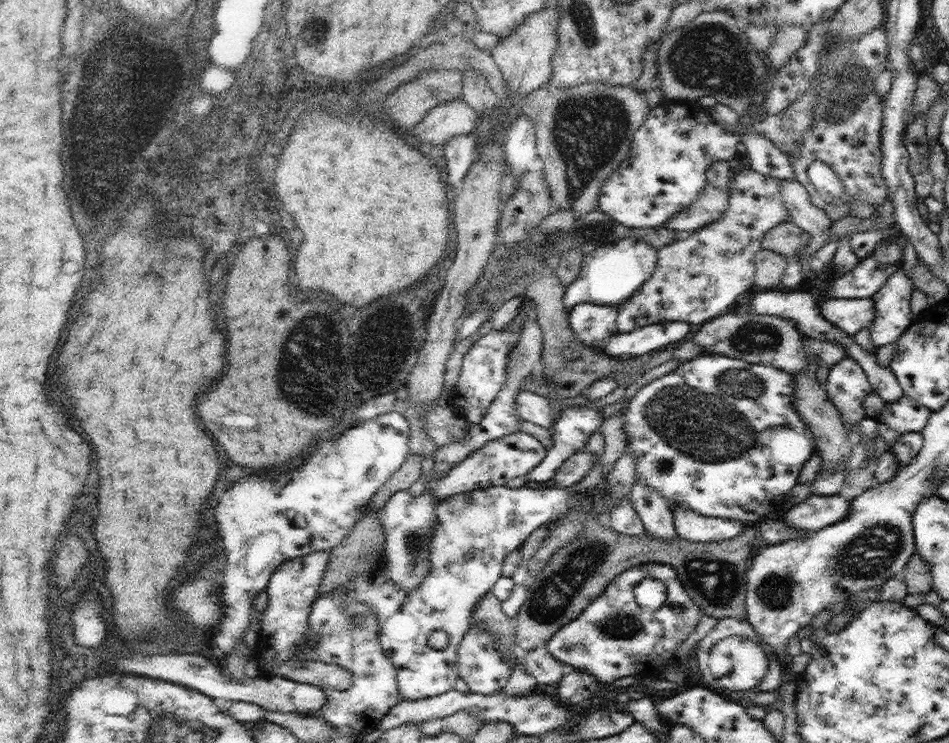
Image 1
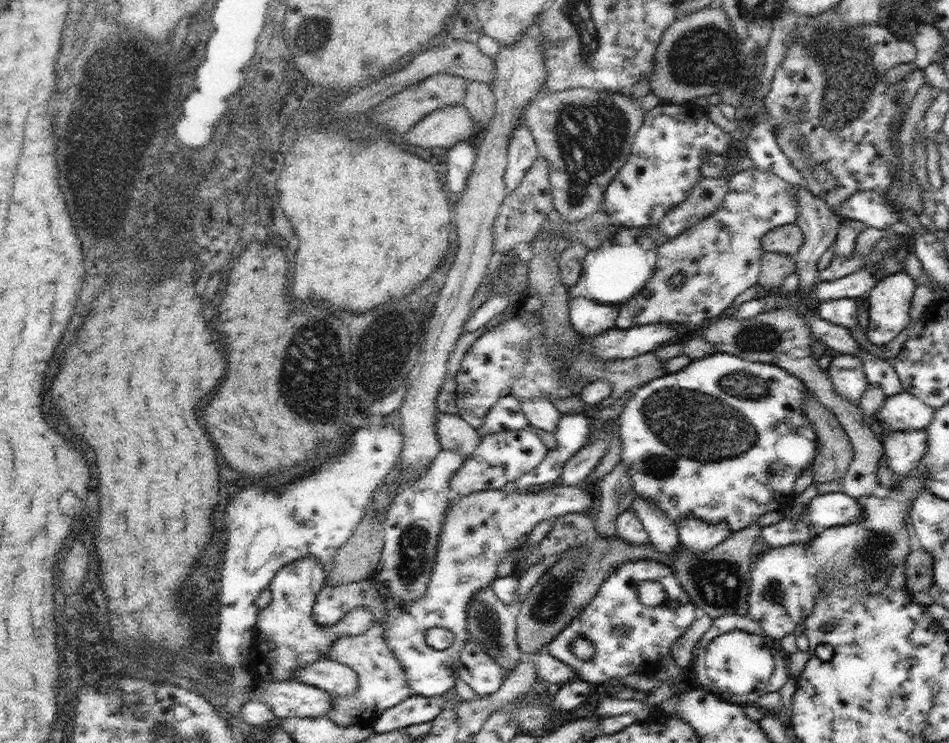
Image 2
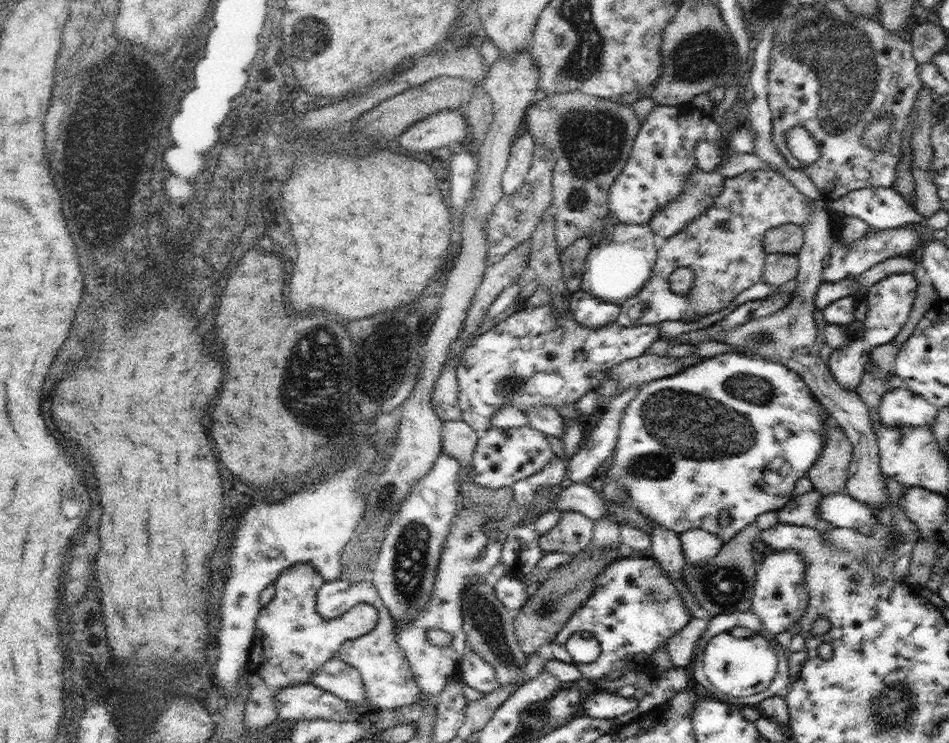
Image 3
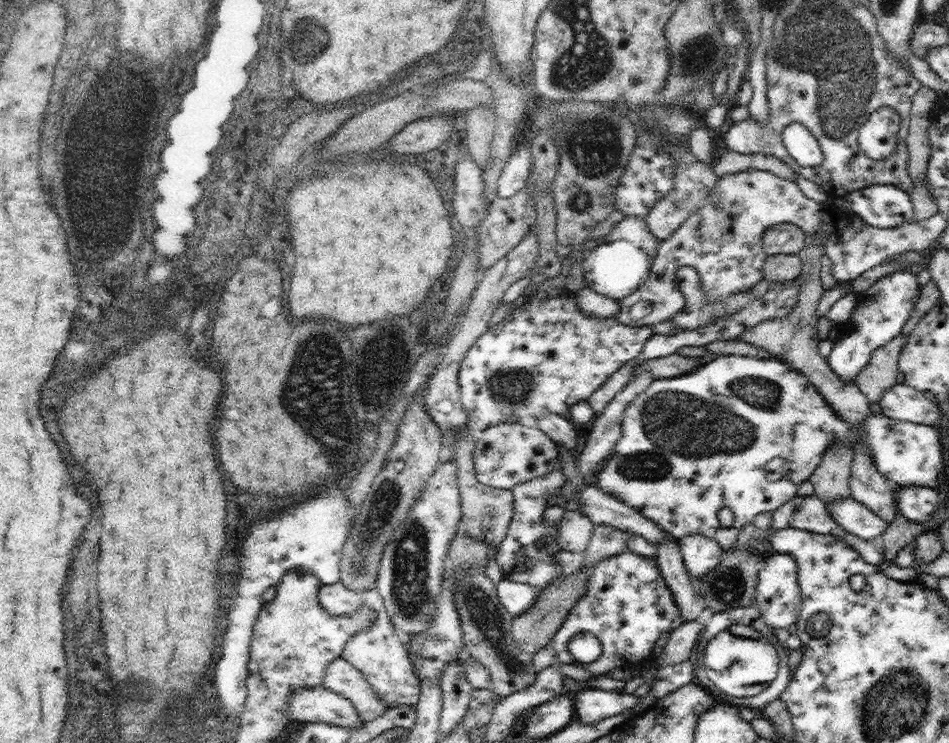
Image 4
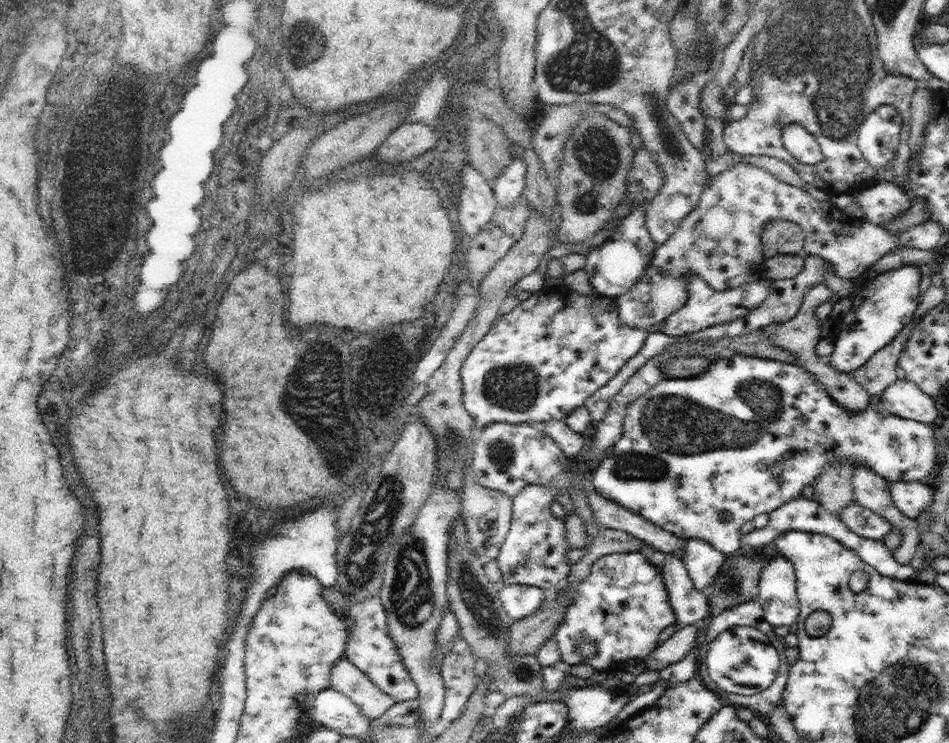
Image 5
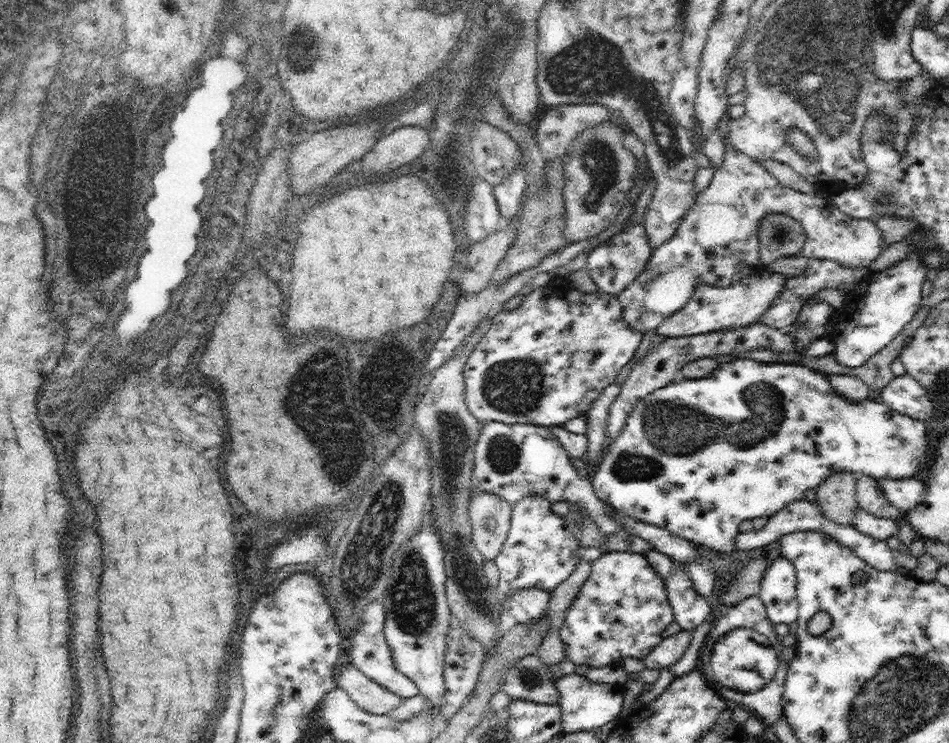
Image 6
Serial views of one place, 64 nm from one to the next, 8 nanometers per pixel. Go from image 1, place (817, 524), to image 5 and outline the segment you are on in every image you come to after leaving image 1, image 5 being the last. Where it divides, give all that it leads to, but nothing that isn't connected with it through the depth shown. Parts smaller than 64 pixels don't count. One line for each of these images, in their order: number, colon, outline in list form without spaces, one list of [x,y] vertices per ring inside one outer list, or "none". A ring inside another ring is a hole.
2: [[[841,490],[811,498],[809,506],[805,508],[805,514],[807,514],[807,520],[803,522],[821,530],[839,528],[847,524],[861,524],[863,520],[859,502],[843,494]]]
3: [[[837,492],[831,496],[823,496],[817,506],[817,514],[821,520],[829,522],[833,528],[851,528],[861,534],[871,534],[877,524],[877,516],[873,510],[859,500],[851,498],[847,492]]]
4: [[[843,498],[837,502],[831,502],[827,506],[829,516],[849,534],[855,534],[863,540],[881,536],[881,532],[887,528],[887,522],[877,518],[875,512],[871,512],[867,506],[857,502],[855,498]]]
5: [[[853,500],[845,510],[841,510],[839,520],[841,520],[847,528],[851,528],[855,534],[859,534],[859,536],[863,536],[863,538],[871,538],[871,540],[885,538],[885,536],[889,534],[889,530],[893,528],[887,520],[875,518],[869,508],[859,506],[857,500]]]

